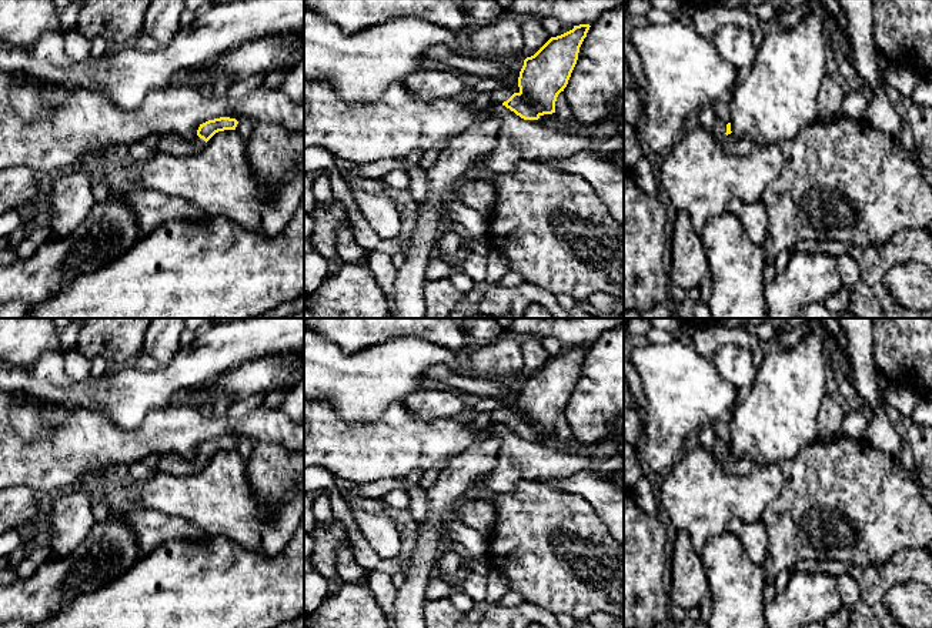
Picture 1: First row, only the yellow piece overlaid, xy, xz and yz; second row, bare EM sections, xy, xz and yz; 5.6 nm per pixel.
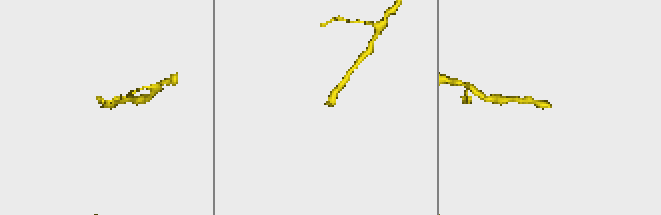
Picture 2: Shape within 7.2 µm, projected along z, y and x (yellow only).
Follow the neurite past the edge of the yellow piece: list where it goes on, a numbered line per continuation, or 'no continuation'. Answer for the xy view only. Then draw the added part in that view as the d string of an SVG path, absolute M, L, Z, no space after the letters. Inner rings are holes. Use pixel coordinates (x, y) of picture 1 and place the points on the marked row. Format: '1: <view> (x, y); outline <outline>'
1: xy (171, 143); outline M167 133L161 134L160 141L157 144L157 151L180 157L197 153L204 144L206 141L198 136L188 140L177 133Z

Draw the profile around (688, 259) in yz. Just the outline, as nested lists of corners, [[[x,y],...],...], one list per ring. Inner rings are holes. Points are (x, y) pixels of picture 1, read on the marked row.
[[[678,211],[671,244],[669,283],[684,290],[699,287],[709,274],[708,257],[701,234],[692,227],[689,216]]]

